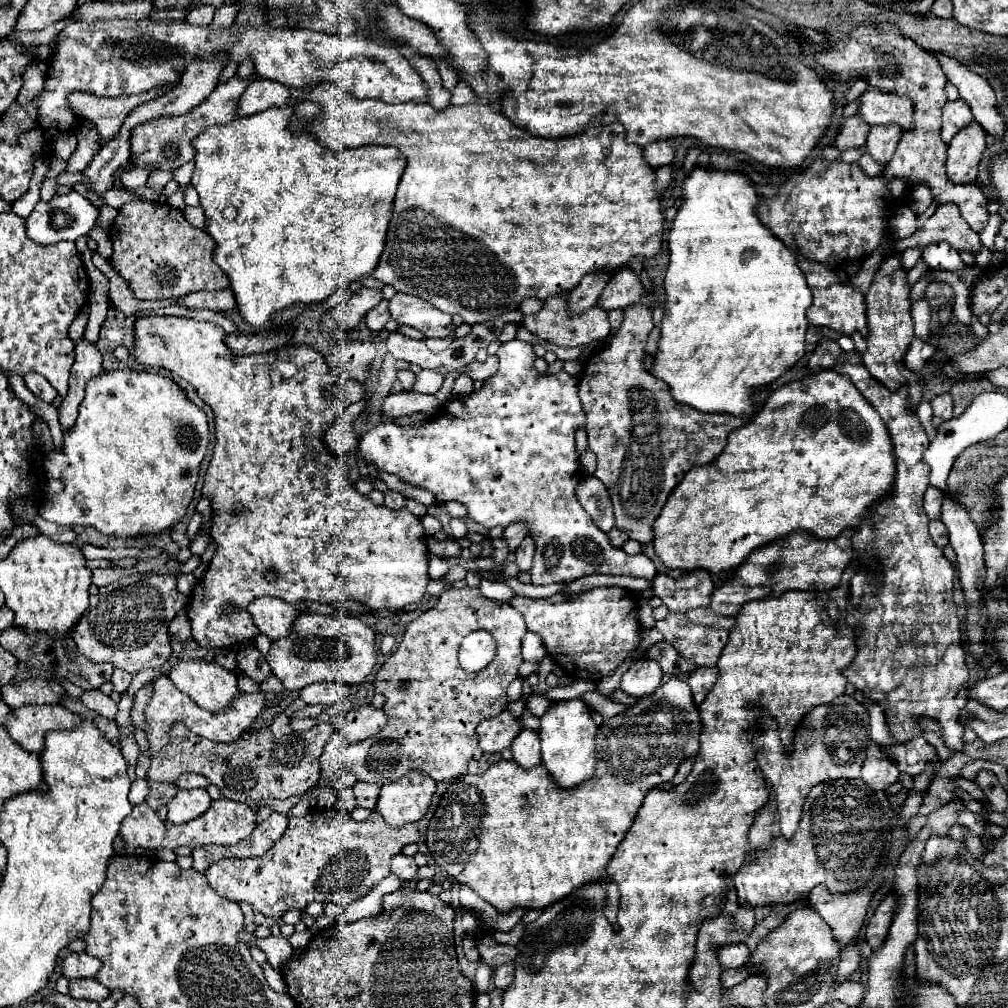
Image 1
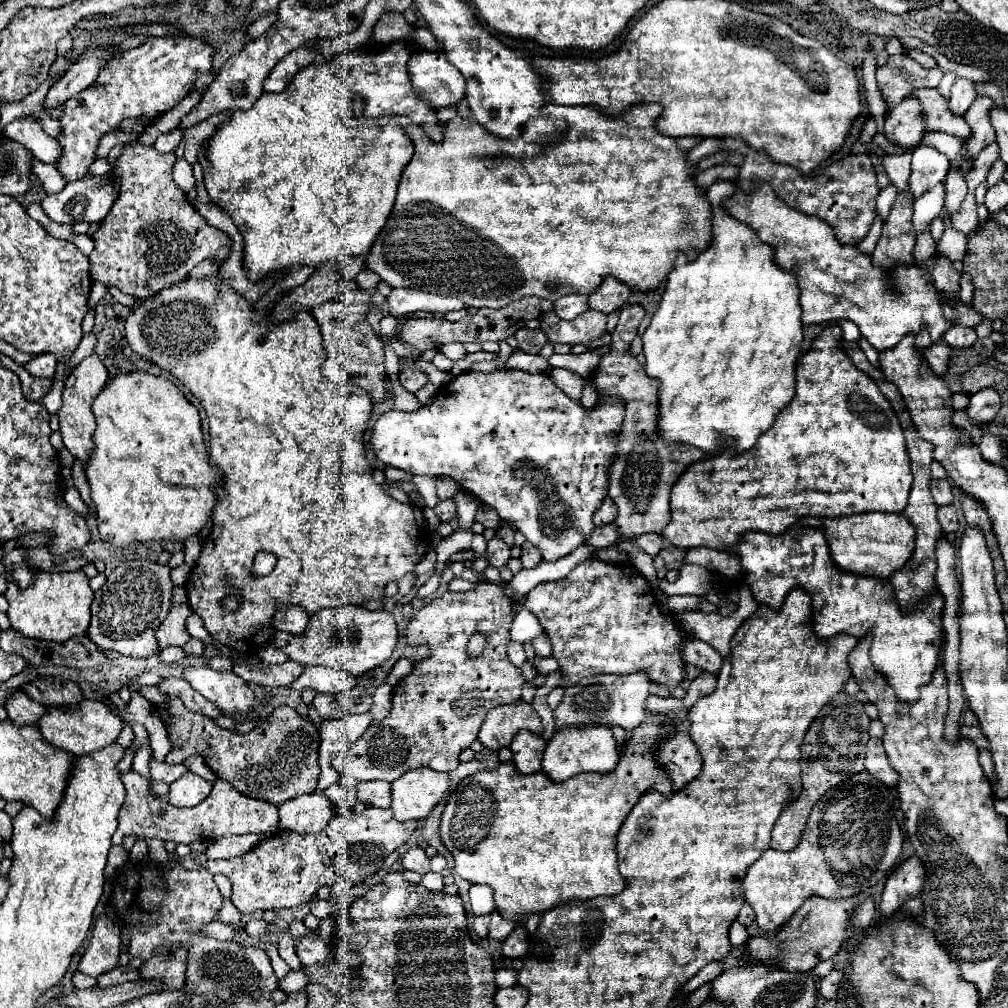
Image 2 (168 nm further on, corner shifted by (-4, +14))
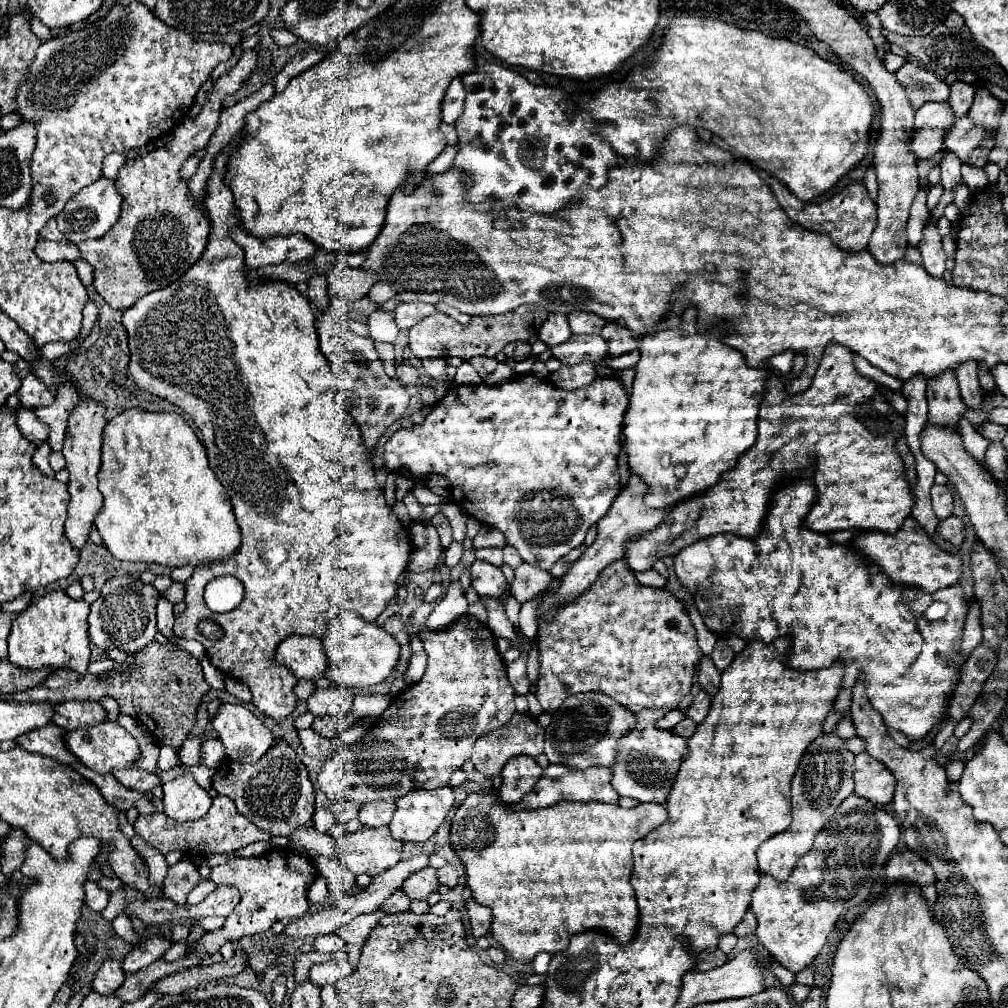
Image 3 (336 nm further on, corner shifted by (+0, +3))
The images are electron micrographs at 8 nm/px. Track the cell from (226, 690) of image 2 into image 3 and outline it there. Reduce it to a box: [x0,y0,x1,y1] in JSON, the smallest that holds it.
[213,705,275,763]

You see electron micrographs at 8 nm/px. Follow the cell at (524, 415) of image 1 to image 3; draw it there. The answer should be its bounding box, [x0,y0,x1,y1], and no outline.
[385,375,629,571]

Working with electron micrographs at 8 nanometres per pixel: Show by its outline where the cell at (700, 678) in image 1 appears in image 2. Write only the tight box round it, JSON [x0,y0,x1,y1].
[683,672,717,708]

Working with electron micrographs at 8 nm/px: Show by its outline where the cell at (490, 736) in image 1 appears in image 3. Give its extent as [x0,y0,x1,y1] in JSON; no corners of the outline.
[471,713,545,777]

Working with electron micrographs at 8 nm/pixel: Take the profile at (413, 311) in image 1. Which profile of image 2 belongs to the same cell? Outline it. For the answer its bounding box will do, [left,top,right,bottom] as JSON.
[387,288,465,318]

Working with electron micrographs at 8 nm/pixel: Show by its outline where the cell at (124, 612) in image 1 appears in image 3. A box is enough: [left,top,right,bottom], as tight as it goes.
[89,577,159,653]

